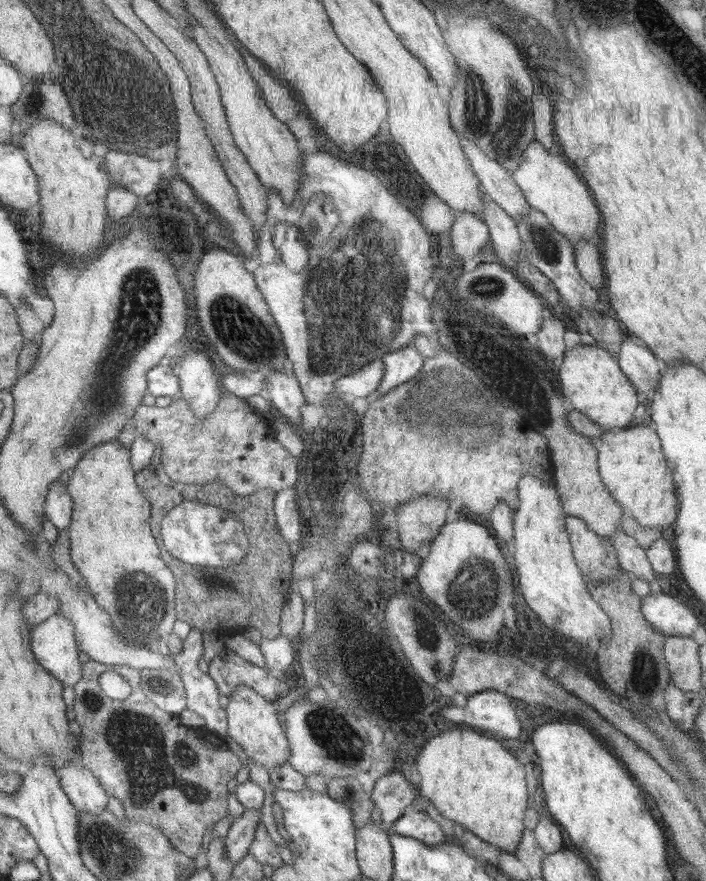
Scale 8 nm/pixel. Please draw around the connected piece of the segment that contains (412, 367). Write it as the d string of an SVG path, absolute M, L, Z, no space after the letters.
M415 342L411 346L407 346L405 350L397 350L393 354L387 354L387 358L383 358L383 360L385 360L385 366L387 366L387 374L383 378L381 388L373 394L371 400L383 398L391 390L411 382L423 370L423 366L427 364L427 358L423 358L419 354Z

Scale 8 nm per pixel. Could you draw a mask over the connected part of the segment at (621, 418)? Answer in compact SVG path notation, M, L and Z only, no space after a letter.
M579 344L573 350L569 350L559 368L559 378L563 384L561 394L569 402L573 402L575 410L587 414L599 426L607 430L629 430L637 424L637 418L633 414L637 406L643 402L643 398L631 382L631 378L623 372L621 362L615 356L611 356L611 352L605 350L601 344Z

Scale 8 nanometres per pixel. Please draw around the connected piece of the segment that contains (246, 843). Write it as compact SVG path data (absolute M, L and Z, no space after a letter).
M247 808L243 816L233 820L229 834L227 834L227 850L235 864L245 860L251 854L251 846L255 842L255 830L261 820L259 808Z

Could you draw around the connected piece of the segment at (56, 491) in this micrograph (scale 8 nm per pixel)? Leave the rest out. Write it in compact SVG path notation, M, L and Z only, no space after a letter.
M59 480L51 486L51 494L47 496L47 520L51 520L61 532L69 532L75 514L75 502L67 488L67 482Z

